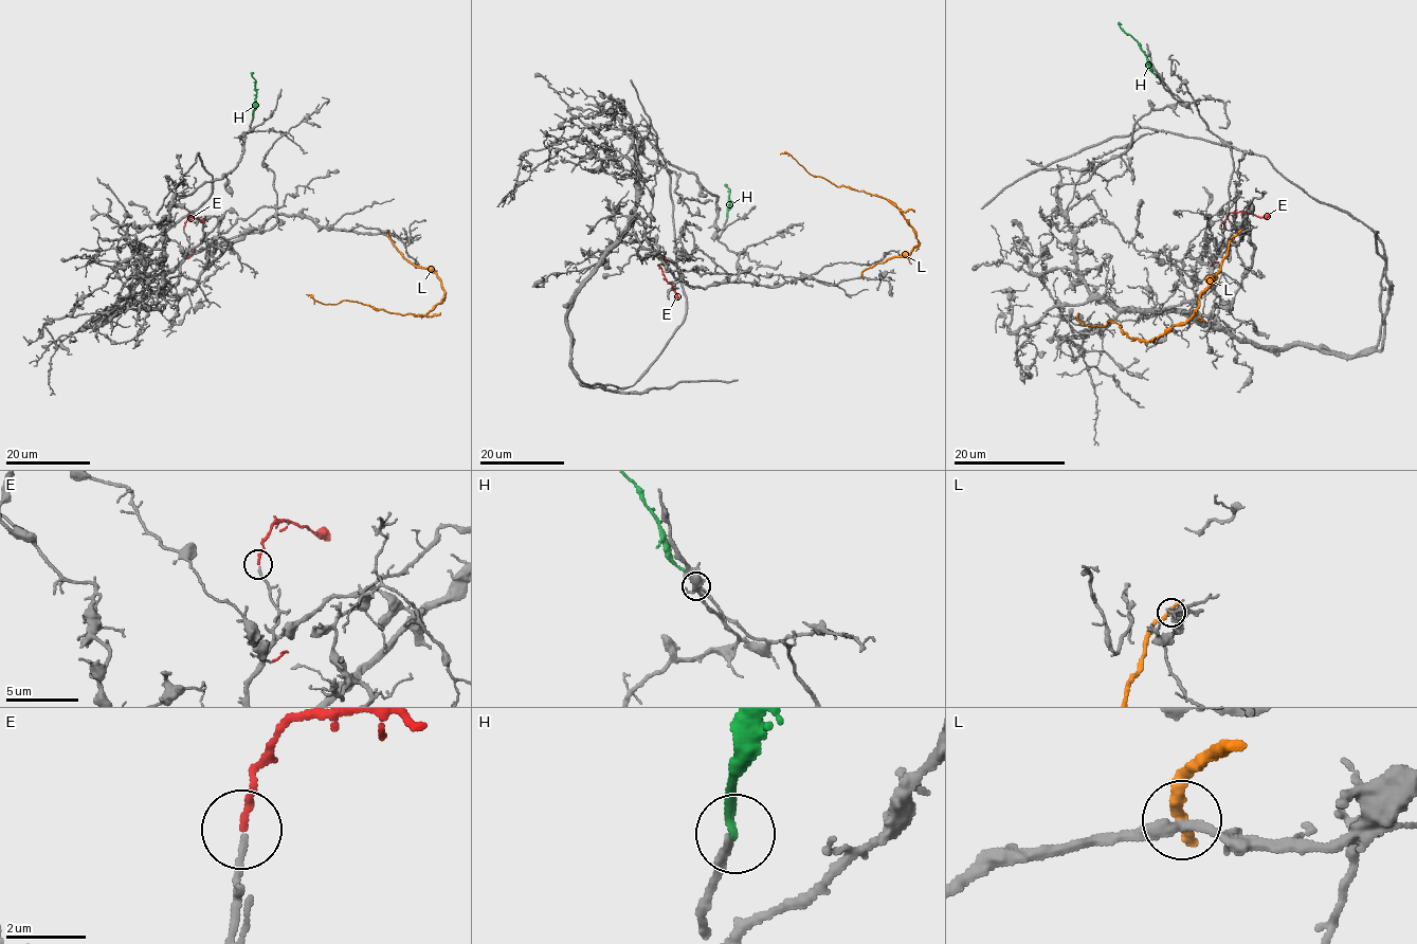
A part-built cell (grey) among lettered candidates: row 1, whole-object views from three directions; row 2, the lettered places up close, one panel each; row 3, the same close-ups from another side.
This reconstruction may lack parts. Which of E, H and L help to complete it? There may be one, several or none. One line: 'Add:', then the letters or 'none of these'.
Add: H

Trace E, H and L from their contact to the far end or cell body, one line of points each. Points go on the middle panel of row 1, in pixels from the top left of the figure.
E: (657, 265), (676, 300)
H: (728, 217), (728, 185)
L: (863, 276), (878, 262), (906, 256), (919, 243), (915, 231), (886, 199), (838, 186), (780, 155)

